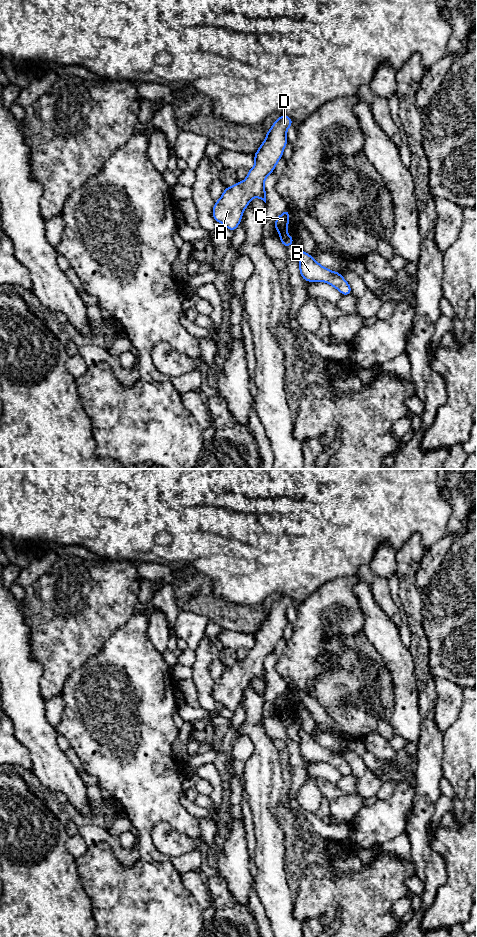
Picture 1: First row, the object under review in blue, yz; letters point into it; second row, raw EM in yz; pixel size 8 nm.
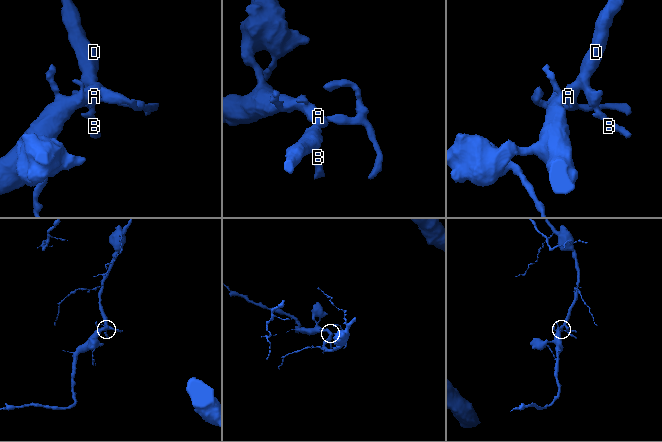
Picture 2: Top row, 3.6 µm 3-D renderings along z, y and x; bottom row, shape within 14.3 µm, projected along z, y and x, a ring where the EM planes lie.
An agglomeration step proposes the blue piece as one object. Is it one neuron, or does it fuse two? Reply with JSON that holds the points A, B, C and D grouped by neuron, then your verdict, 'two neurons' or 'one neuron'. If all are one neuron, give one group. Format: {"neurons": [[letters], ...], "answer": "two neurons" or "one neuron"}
{"neurons": [["A", "B", "C", "D"]], "answer": "one neuron"}

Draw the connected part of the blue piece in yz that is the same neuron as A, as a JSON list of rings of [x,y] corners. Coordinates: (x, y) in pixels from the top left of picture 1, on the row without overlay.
[[[287,595],[279,596],[273,603],[264,622],[253,635],[255,646],[248,650],[246,659],[226,667],[221,678],[215,682],[212,695],[216,702],[221,702],[234,712],[252,677],[258,677],[266,683],[265,659],[274,651],[283,636],[283,630],[288,623],[286,612],[292,604],[293,600]]]

